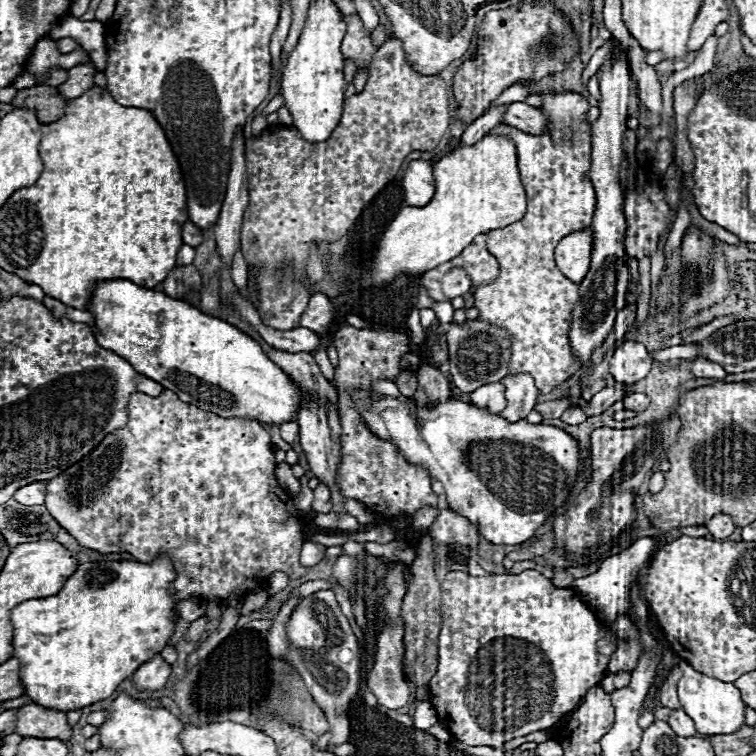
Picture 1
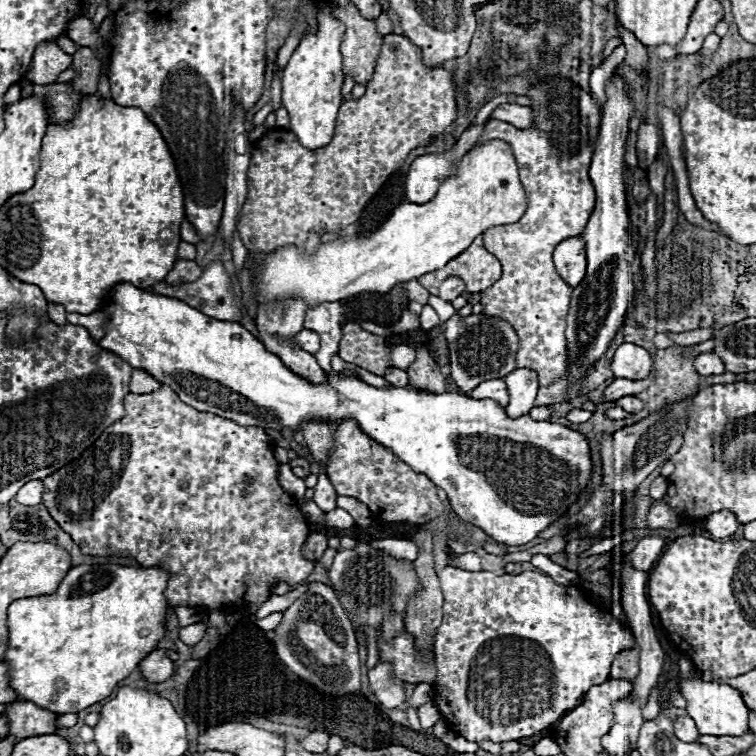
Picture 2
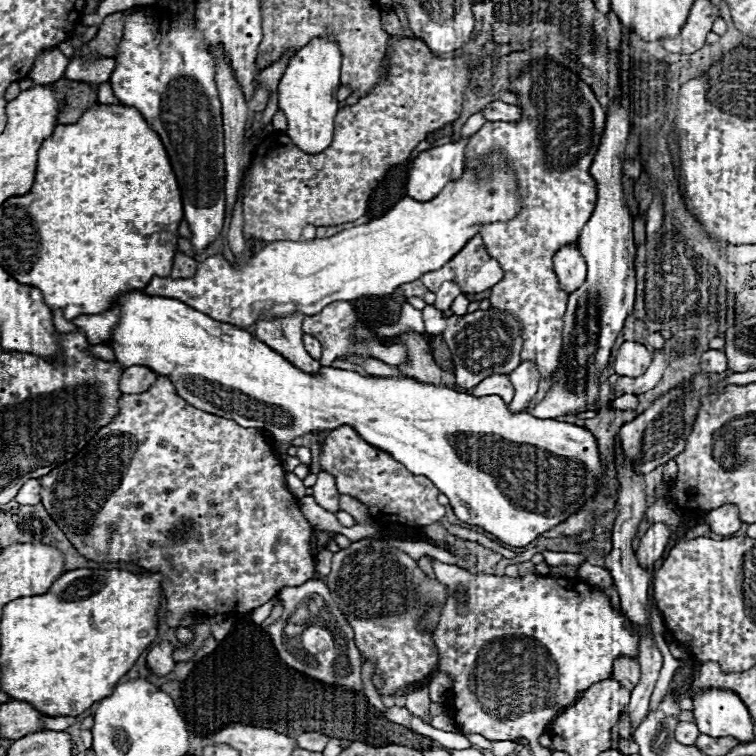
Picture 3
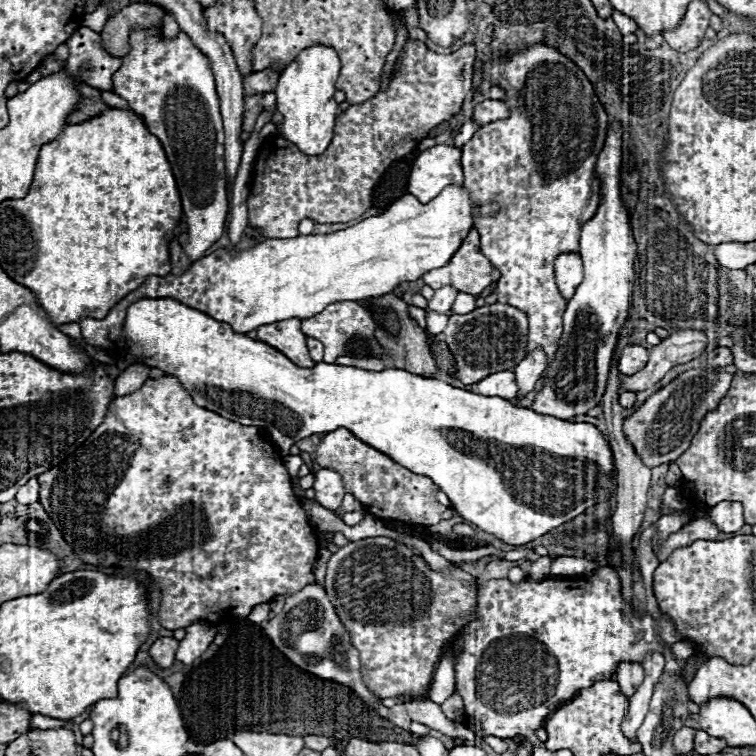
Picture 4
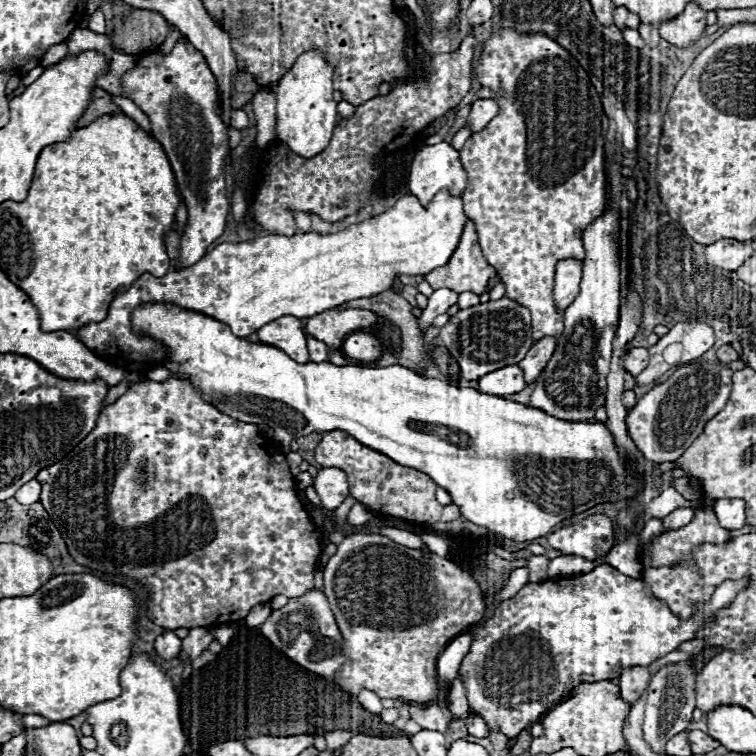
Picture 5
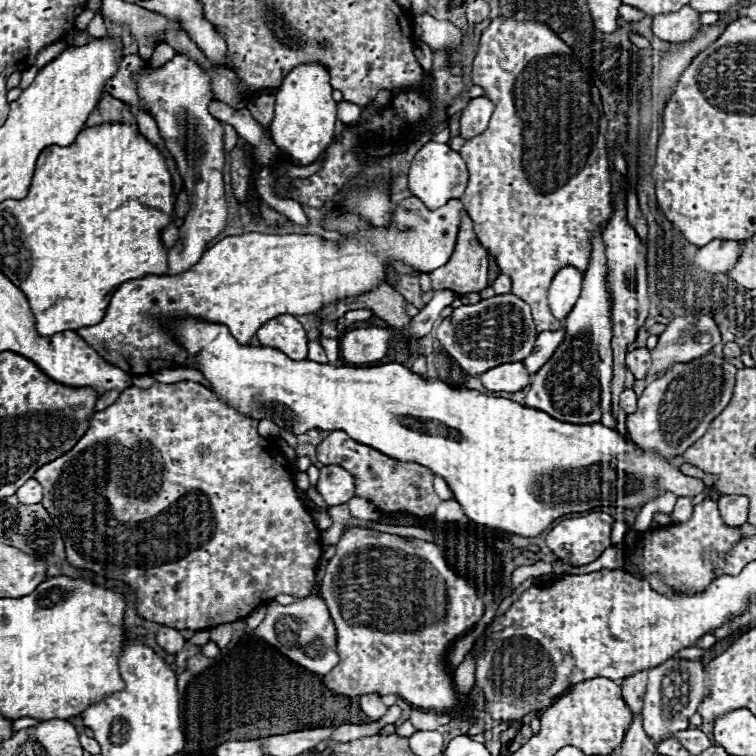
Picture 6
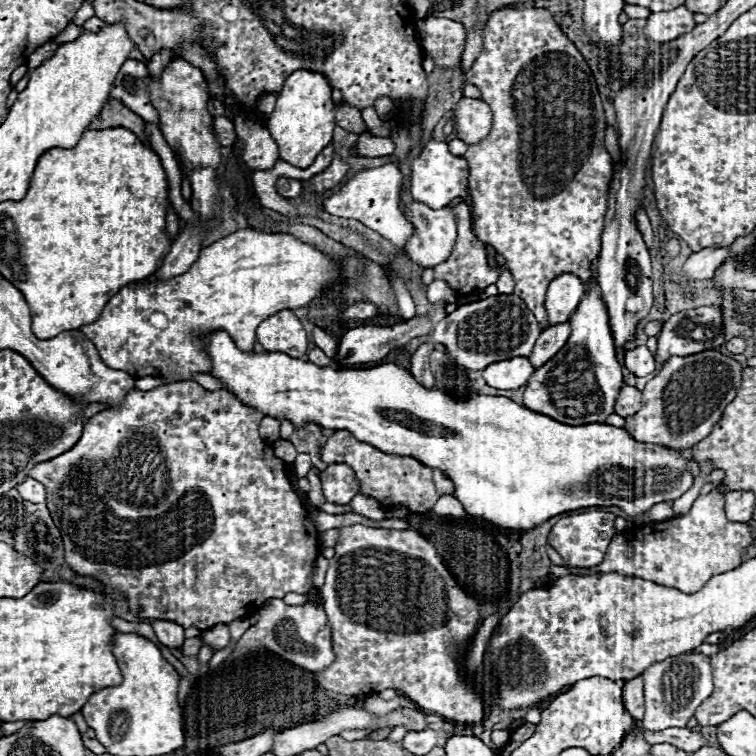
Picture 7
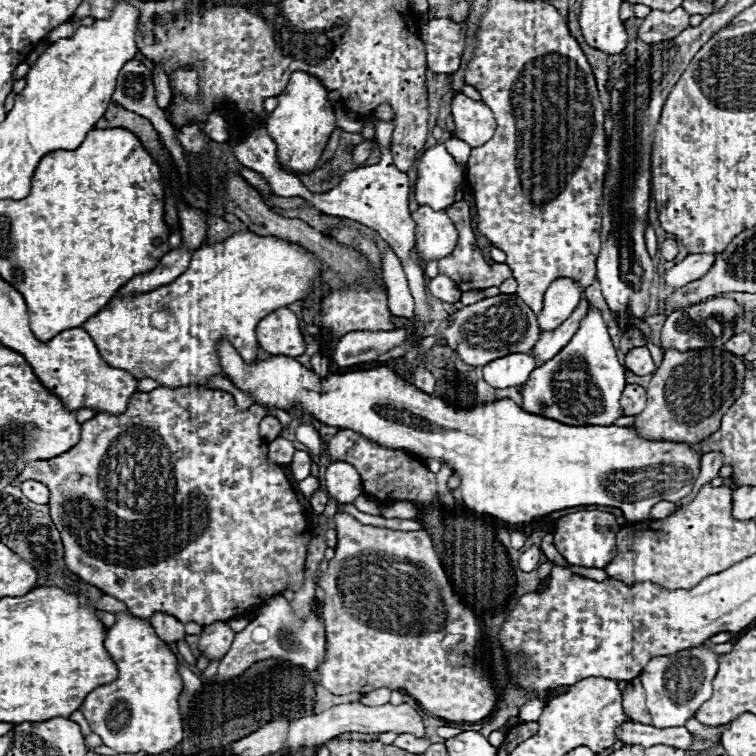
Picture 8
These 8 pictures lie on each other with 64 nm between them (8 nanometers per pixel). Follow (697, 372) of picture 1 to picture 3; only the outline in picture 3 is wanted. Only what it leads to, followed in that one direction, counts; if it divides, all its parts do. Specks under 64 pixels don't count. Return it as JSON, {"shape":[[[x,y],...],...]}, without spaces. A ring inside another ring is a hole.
{"shape":[[[708,350],[700,358],[700,368],[704,372],[724,372],[728,368],[728,358],[724,350]]]}

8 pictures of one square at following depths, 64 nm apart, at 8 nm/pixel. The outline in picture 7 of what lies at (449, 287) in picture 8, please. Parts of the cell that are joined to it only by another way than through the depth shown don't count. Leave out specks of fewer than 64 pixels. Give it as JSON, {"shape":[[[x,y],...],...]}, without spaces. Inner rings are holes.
{"shape":[[[434,280],[434,282],[428,286],[428,300],[430,300],[430,302],[444,300],[444,302],[452,304],[452,302],[458,300],[458,290],[450,288],[450,284],[444,282],[444,280]]]}

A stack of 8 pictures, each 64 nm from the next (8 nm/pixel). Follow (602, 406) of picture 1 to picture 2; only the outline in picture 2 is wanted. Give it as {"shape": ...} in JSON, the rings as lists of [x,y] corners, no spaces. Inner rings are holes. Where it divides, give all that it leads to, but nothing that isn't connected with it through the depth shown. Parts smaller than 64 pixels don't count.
{"shape":[[[648,374],[642,380],[628,380],[628,378],[616,378],[606,390],[604,390],[604,398],[606,402],[616,402],[618,398],[622,398],[622,394],[640,394],[642,390],[646,390],[648,386],[652,386],[654,376]]]}

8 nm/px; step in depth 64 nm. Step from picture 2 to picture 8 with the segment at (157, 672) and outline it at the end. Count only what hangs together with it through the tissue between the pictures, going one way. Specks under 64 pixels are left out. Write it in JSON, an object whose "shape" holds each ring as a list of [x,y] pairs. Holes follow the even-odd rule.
{"shape":[[[156,612],[150,616],[150,624],[154,626],[158,638],[162,638],[164,642],[172,644],[172,642],[178,642],[186,636],[184,632],[184,624],[178,622],[174,616],[170,614],[164,614],[164,612]]]}

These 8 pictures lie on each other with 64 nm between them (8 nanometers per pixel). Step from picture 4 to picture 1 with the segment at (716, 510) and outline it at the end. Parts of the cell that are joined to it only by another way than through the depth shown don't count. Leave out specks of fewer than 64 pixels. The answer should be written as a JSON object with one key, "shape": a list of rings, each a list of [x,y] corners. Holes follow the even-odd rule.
{"shape":[[[716,514],[716,516],[712,516],[704,526],[708,528],[708,532],[714,538],[728,538],[734,532],[734,528],[736,528],[736,524],[732,522],[732,518],[728,514]]]}

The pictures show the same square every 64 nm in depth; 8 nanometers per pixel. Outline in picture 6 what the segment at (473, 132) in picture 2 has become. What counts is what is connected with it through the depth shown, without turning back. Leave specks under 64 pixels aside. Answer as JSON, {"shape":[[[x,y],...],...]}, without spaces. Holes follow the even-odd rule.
{"shape":[[[440,142],[424,144],[422,150],[414,156],[414,160],[410,164],[408,184],[410,184],[412,196],[420,198],[430,210],[444,206],[452,198],[460,198],[464,194],[466,182],[468,182],[466,162],[460,158],[458,152],[450,150],[448,144],[440,144]]]}

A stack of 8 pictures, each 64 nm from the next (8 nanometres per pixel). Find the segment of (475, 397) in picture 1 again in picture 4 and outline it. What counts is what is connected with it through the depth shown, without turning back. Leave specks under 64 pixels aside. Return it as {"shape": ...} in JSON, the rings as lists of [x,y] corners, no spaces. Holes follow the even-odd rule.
{"shape":[[[504,370],[504,372],[494,372],[490,376],[486,376],[484,380],[480,380],[476,384],[478,394],[486,394],[486,396],[500,396],[506,400],[516,398],[518,394],[518,382],[516,382],[516,374],[512,370]]]}

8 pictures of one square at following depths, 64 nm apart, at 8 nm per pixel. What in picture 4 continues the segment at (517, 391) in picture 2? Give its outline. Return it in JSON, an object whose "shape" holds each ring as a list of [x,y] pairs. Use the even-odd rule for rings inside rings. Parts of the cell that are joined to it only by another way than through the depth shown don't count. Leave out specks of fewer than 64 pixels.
{"shape":[[[532,350],[516,368],[516,380],[520,384],[520,394],[518,396],[524,396],[528,394],[530,390],[534,390],[536,382],[542,378],[542,372],[546,370],[546,354],[544,350]]]}

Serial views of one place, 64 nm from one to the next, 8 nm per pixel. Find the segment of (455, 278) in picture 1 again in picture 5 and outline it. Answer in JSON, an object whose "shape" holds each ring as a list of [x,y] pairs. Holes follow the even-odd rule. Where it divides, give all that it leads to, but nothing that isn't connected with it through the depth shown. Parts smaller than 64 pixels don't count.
{"shape":[[[438,288],[438,290],[434,290],[434,294],[430,296],[430,300],[428,300],[428,306],[422,310],[422,314],[420,314],[420,318],[418,318],[418,328],[422,330],[422,332],[426,332],[430,326],[428,324],[432,324],[432,320],[438,316],[438,314],[442,314],[442,312],[446,312],[452,304],[456,304],[458,302],[458,294],[454,294],[454,290],[446,290],[446,288]]]}

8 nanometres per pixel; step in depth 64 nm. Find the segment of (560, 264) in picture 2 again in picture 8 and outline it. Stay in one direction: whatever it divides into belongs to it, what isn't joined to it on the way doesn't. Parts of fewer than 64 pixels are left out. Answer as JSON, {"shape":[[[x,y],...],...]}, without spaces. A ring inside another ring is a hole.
{"shape":[[[558,278],[550,284],[544,296],[544,308],[538,314],[538,324],[542,332],[550,332],[558,328],[578,306],[580,296],[584,294],[582,288],[578,288],[570,278]]]}

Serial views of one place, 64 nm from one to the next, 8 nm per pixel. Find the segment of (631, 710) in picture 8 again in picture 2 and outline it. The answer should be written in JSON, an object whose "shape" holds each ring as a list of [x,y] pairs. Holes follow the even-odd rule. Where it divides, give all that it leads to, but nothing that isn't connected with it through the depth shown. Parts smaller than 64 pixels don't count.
{"shape":[[[638,646],[632,650],[622,650],[616,660],[612,662],[610,678],[622,678],[628,682],[634,682],[638,676]]]}

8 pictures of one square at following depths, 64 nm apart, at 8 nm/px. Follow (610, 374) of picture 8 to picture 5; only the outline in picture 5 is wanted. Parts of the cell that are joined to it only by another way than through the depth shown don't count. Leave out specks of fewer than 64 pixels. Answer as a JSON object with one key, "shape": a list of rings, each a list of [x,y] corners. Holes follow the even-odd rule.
{"shape":[[[610,200],[606,214],[584,230],[582,240],[586,258],[580,294],[564,312],[564,332],[558,340],[556,352],[536,378],[536,386],[530,396],[532,408],[568,422],[592,420],[596,410],[606,404],[606,376],[610,372],[612,340],[618,328],[622,292],[626,286],[626,262],[622,260],[624,256],[618,254],[612,238],[618,228],[626,234],[628,222]]]}

